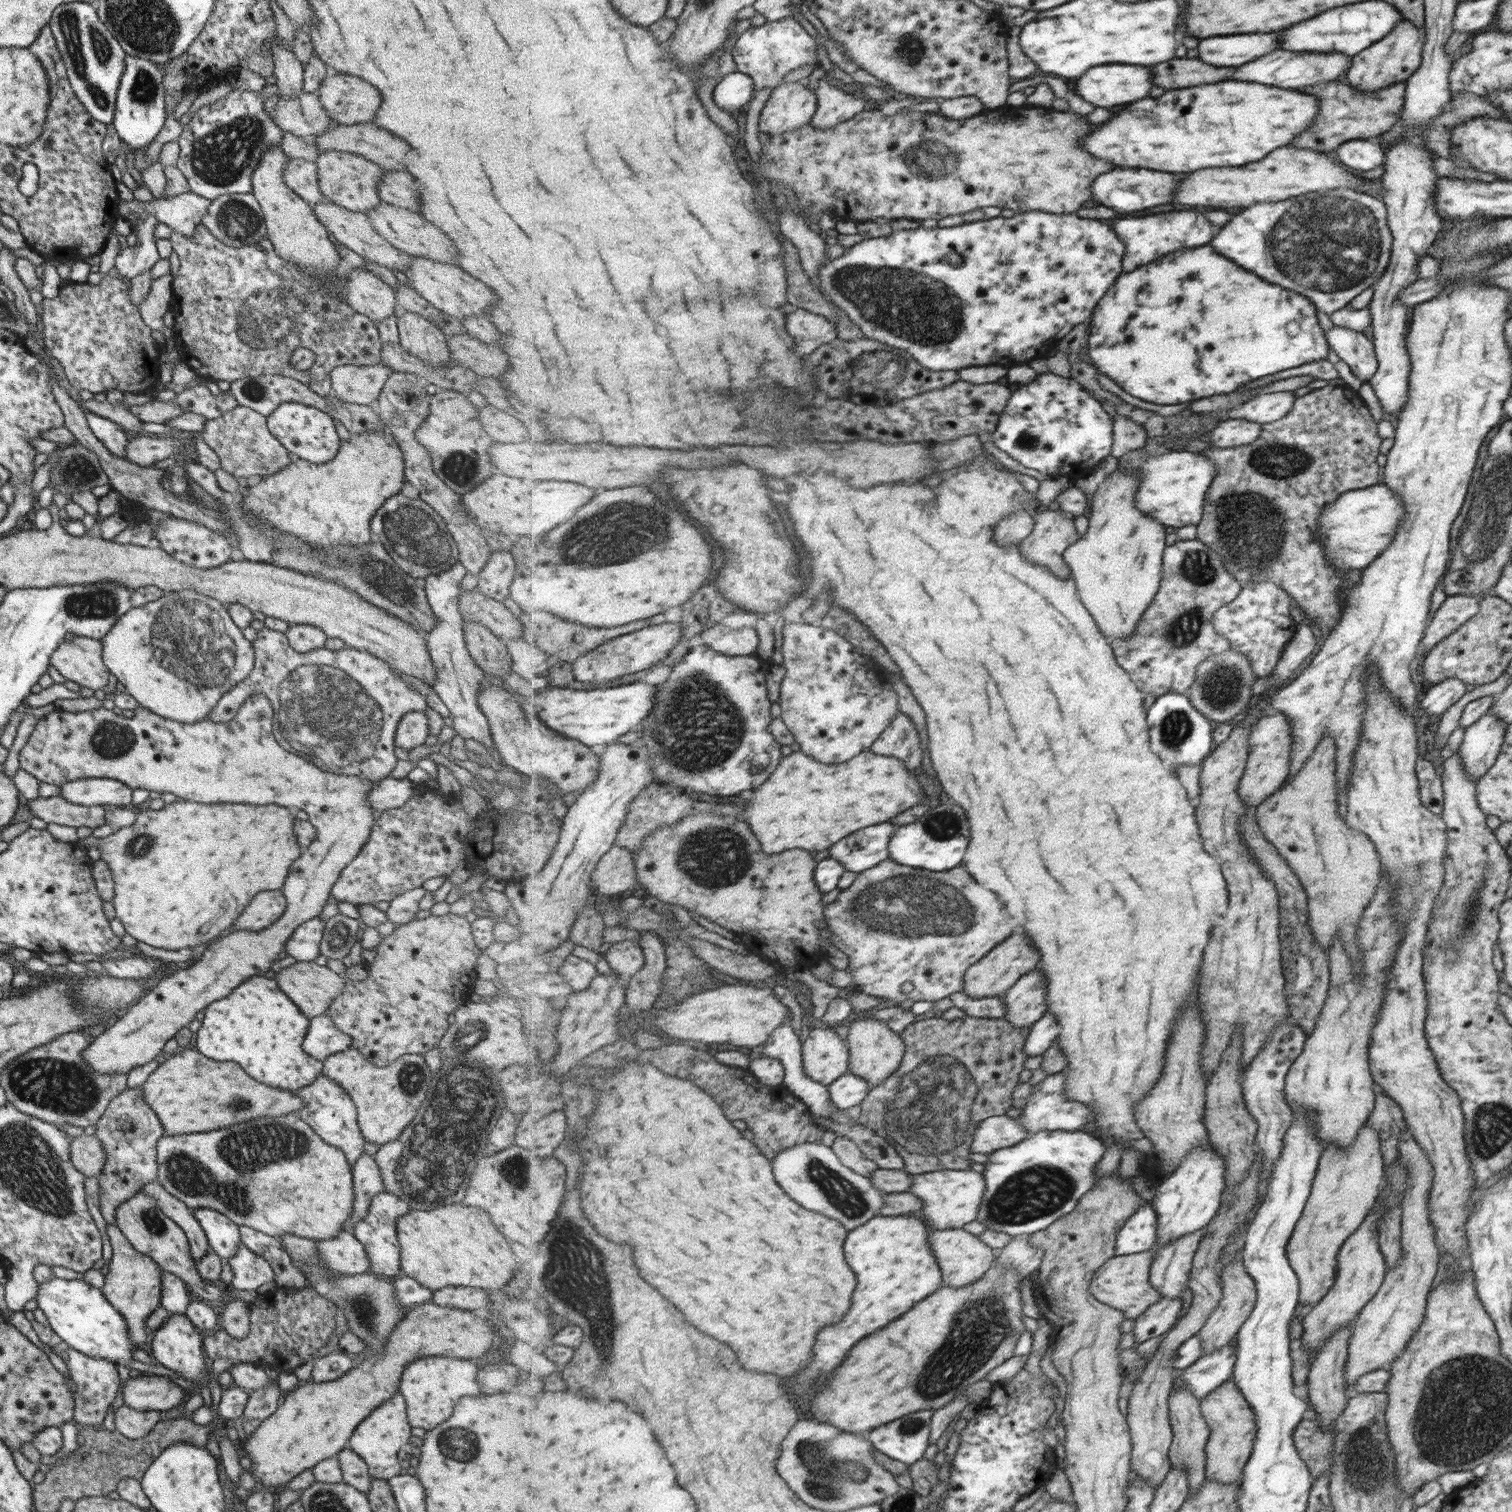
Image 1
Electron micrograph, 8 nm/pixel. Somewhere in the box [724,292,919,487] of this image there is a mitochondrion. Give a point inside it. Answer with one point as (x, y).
(868, 364)

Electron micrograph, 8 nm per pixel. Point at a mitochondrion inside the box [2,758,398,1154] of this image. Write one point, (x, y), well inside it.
(62, 1087)

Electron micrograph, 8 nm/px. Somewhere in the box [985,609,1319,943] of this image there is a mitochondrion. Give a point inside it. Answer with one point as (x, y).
(1223, 686)

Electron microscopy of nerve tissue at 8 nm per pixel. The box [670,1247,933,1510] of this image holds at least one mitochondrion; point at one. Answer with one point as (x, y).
(830, 1479)

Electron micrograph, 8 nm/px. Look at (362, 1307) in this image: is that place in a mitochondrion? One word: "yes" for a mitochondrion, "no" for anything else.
yes

